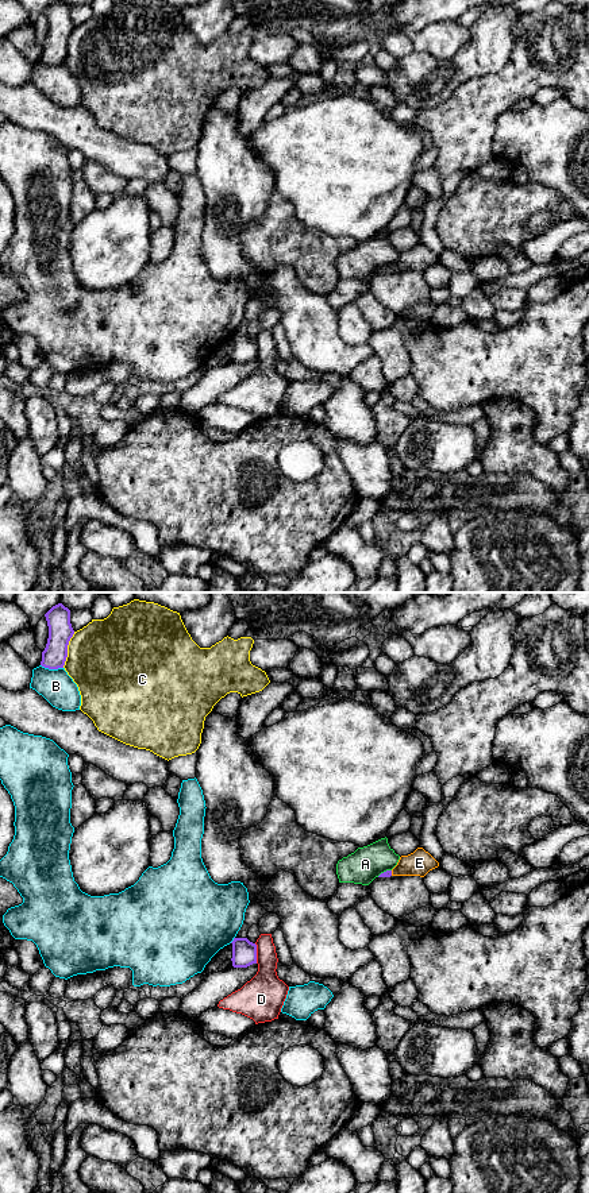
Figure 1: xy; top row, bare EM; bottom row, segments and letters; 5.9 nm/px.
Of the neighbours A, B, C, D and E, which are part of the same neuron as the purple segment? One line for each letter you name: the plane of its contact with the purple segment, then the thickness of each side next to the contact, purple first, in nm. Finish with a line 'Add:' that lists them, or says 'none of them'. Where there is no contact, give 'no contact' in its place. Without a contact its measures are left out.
E: xy | 50/150 nm
Add: E

